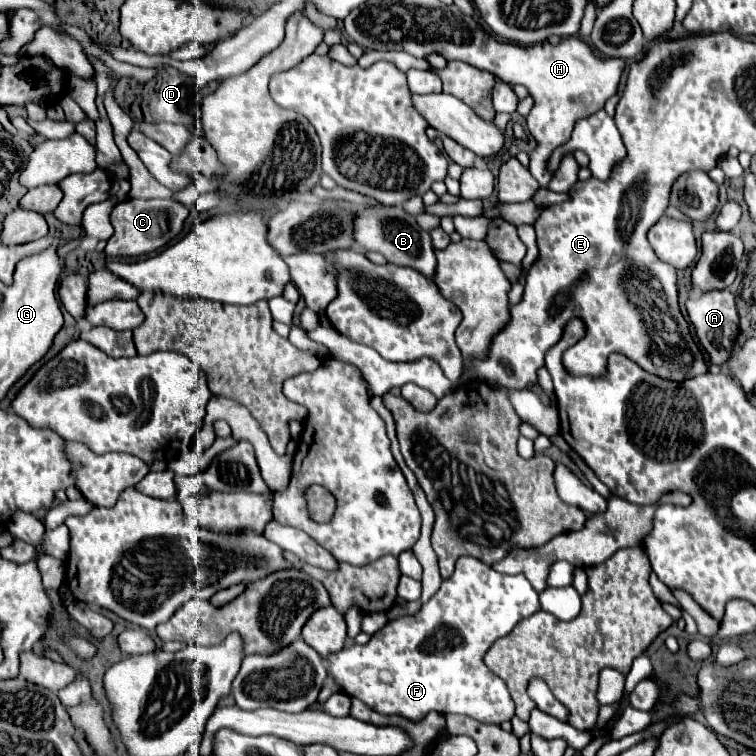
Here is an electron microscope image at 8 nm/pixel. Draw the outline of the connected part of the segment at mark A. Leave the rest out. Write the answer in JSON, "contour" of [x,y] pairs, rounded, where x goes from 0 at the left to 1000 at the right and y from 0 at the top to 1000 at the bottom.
{"contour":[[[960,381],[960,384],[931,386],[929,392],[913,394],[907,399],[907,413],[910,413],[913,426],[918,429],[926,458],[939,471],[939,481],[958,481],[966,474],[971,450],[976,444],[976,437],[974,437],[974,402],[971,402],[968,386]]]}

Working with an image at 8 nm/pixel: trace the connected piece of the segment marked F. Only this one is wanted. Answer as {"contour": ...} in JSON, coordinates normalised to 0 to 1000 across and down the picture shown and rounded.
{"contour":[[[611,735],[606,738],[601,759],[585,770],[582,780],[556,804],[556,810],[550,810],[550,815],[519,820],[492,839],[487,852],[466,852],[452,857],[450,865],[439,865],[439,870],[434,870],[437,892],[447,913],[466,923],[476,923],[492,939],[508,947],[524,944],[545,955],[556,955],[566,942],[577,939],[582,944],[614,944],[632,955],[661,958],[667,952],[677,952],[680,929],[669,905],[643,884],[640,865],[653,847],[669,841],[688,820],[704,815],[712,807],[712,786],[693,759],[659,759],[635,741]]]}

